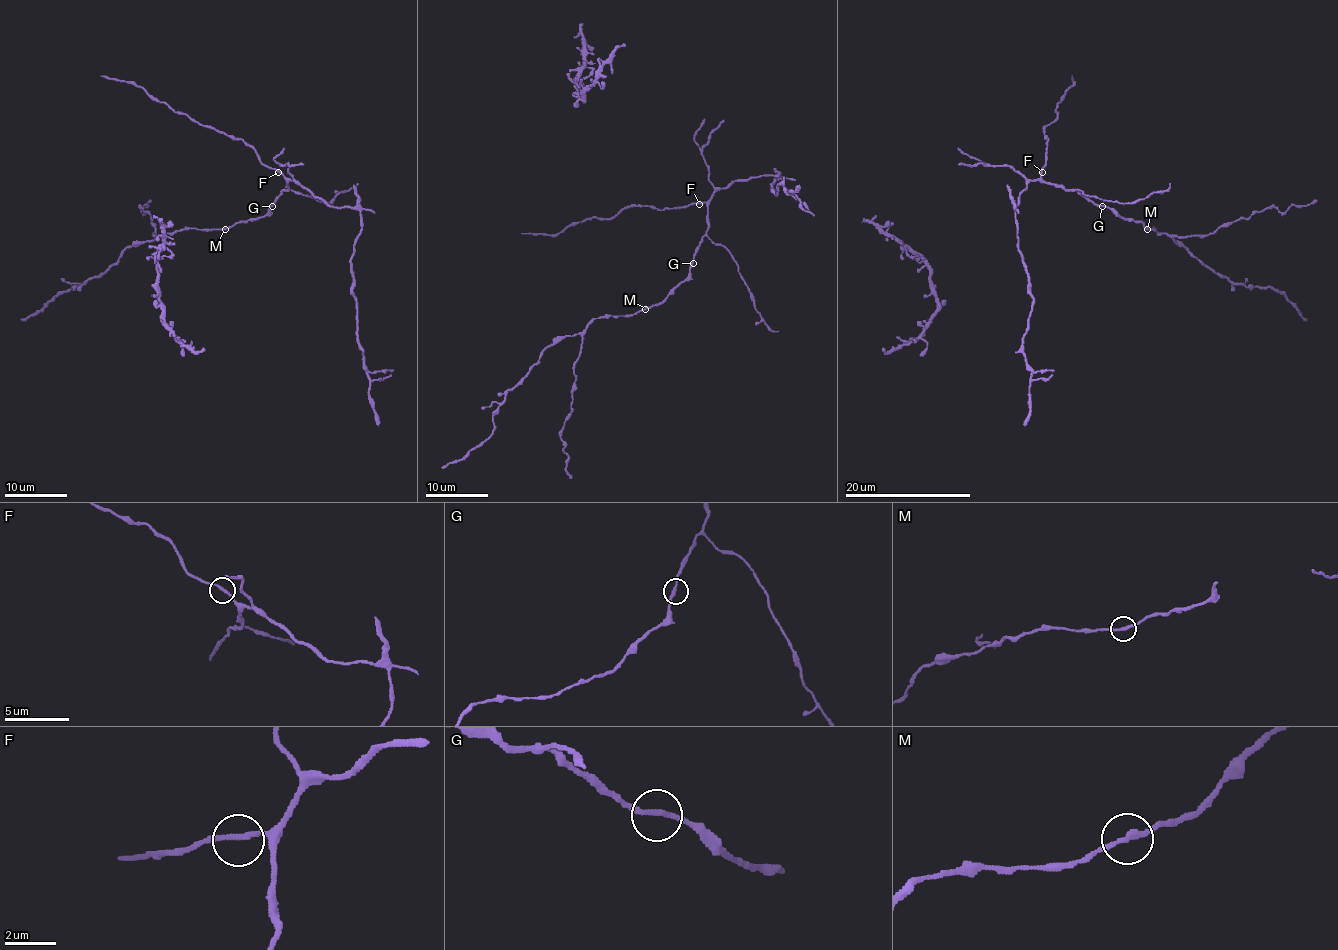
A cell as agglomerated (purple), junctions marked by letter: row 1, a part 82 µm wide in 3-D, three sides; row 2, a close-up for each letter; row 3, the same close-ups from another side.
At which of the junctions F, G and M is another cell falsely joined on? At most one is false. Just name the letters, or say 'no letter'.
no letter

